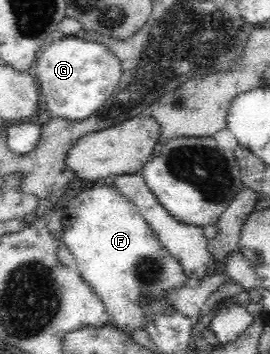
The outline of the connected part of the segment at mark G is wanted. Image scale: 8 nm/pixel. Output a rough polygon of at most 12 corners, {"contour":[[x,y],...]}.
{"contour":[[54,36],[38,52],[45,118],[84,121],[123,76],[110,48]]}

